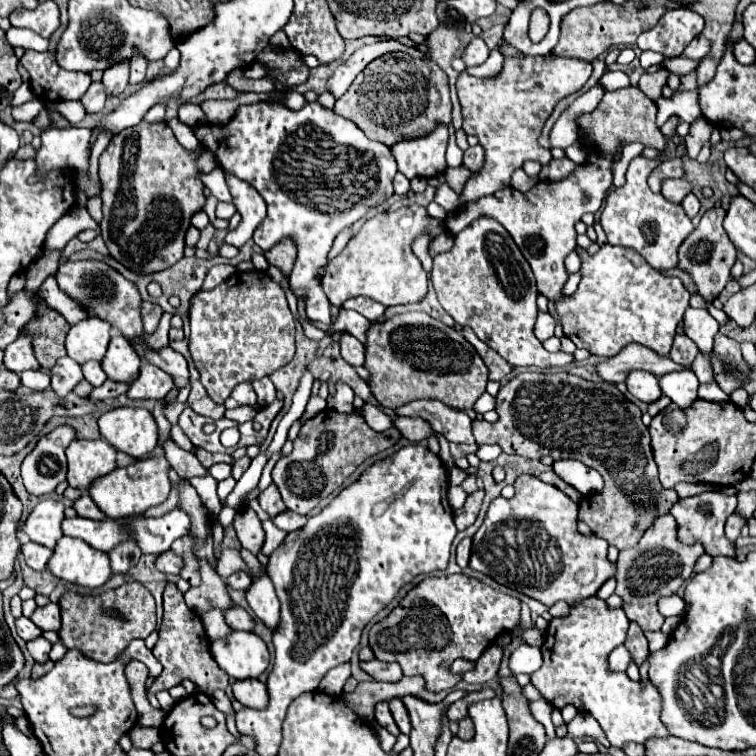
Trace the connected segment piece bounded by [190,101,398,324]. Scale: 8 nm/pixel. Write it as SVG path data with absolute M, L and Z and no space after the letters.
M276 101L240 105L226 125L200 123L190 129L196 139L208 151L212 151L218 165L226 173L248 181L264 197L268 205L268 215L255 230L254 243L262 251L268 251L282 239L294 239L296 261L290 273L290 287L296 297L306 295L306 315L312 321L318 319L329 324L330 301L320 287L320 279L326 269L326 255L342 229L364 217L370 207L376 207L394 195L392 179L398 169L390 147L368 139L366 133L354 121L336 115L332 109L322 107L318 101L308 101L298 111L292 111L282 103L278 105Z

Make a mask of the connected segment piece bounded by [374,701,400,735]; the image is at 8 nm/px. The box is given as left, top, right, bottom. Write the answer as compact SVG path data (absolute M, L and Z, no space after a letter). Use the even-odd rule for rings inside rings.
M386 701L376 703L374 717L376 717L376 723L378 723L378 725L382 725L384 729L388 729L392 735L400 735L400 729L396 727L396 723L394 723L394 719L392 719L392 713L390 713L390 709L388 709L388 703L386 703Z

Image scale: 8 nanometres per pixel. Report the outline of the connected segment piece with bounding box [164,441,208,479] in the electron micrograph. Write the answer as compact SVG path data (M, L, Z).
M166 441L164 443L164 453L168 463L174 467L174 471L178 473L178 477L202 477L208 475L208 469L202 467L202 463L196 459L194 453L182 451L174 441Z

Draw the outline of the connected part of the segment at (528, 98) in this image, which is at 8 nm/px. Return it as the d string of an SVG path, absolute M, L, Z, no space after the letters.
M504 57L504 67L498 75L478 79L468 73L460 73L456 81L458 99L462 105L464 131L478 137L478 145L484 149L484 165L472 173L464 191L460 193L460 207L476 203L480 197L492 195L498 189L510 185L510 177L524 161L540 161L548 165L552 153L538 145L538 135L552 113L556 101L582 89L592 73L592 63L570 57Z

